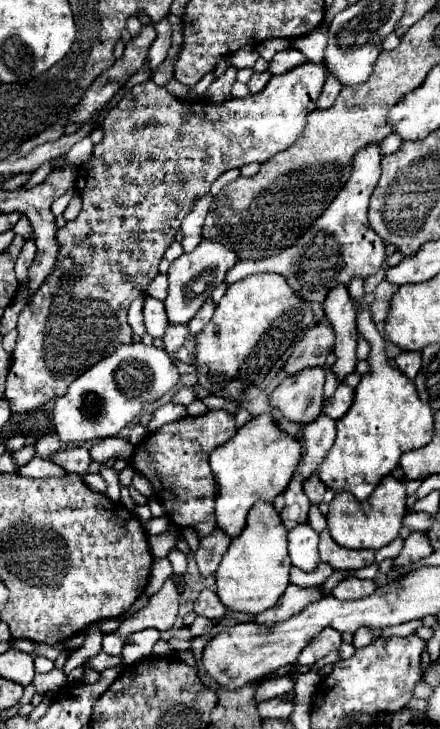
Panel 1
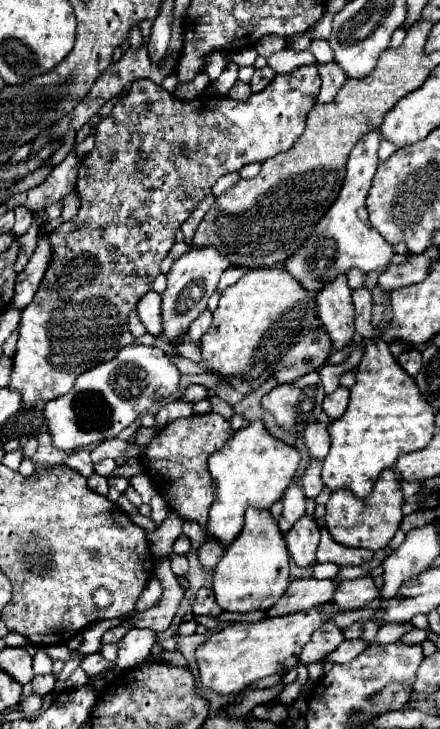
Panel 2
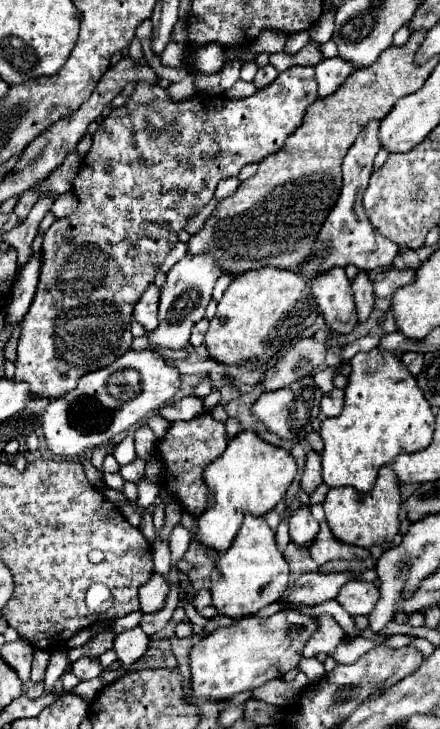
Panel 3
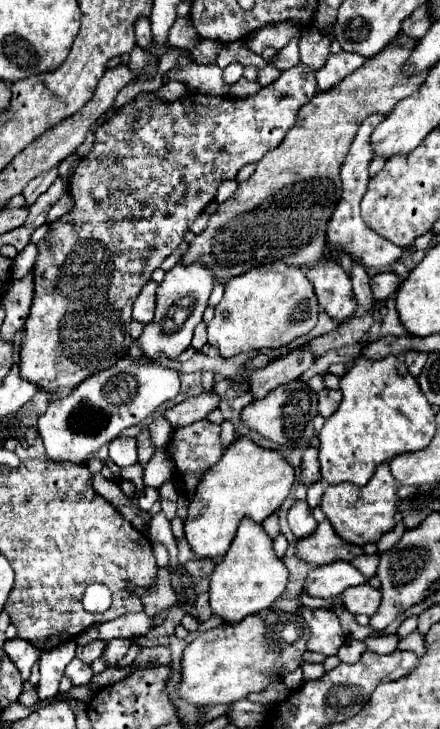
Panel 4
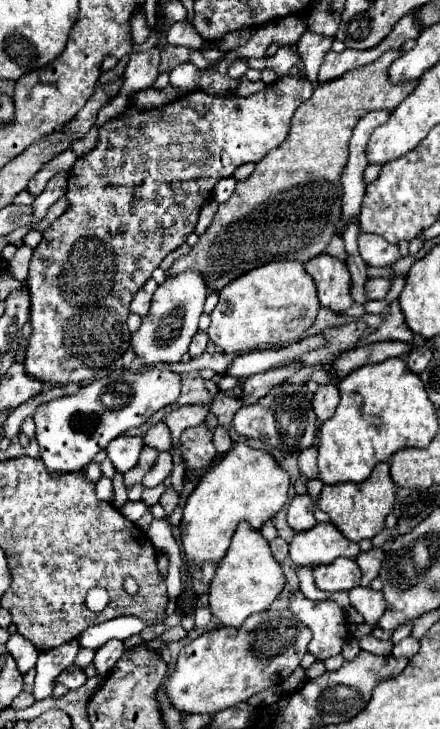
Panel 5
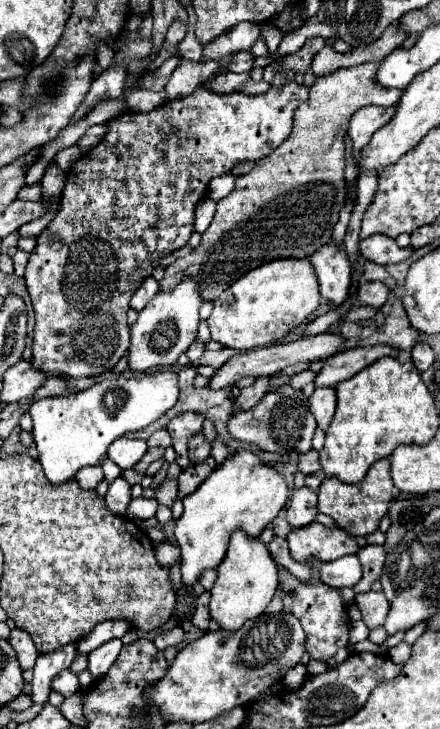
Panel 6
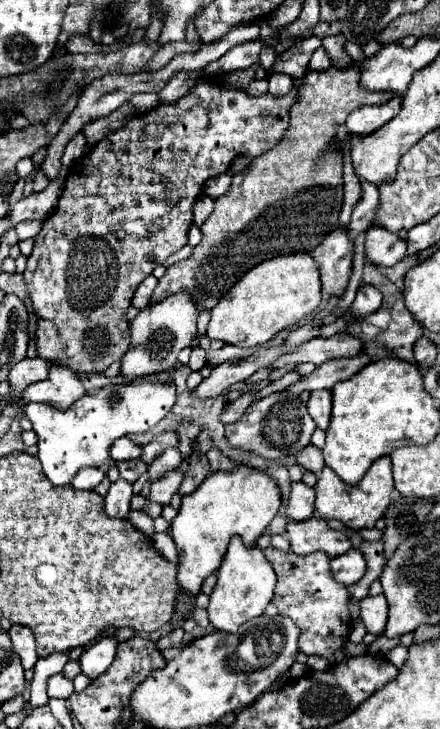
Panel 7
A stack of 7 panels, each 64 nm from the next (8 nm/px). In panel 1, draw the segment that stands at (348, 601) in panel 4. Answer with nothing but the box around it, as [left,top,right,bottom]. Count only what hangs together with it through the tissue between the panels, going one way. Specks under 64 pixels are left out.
[332,578,376,600]

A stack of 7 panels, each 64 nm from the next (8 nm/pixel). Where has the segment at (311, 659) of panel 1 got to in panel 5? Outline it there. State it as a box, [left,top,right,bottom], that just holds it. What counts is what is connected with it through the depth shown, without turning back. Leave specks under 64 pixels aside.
[288,590,350,660]

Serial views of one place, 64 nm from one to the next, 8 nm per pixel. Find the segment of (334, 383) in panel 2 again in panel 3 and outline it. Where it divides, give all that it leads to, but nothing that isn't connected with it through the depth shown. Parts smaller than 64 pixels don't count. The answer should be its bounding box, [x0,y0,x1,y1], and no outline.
[312,368,336,394]

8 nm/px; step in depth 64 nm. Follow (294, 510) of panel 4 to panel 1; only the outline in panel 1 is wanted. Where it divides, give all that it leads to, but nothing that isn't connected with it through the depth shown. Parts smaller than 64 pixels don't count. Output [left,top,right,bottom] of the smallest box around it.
[288,522,320,572]

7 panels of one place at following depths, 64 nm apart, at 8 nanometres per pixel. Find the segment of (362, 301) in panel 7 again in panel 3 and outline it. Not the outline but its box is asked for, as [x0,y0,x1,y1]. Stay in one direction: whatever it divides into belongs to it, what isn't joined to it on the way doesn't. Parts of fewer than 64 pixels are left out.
[374,268,414,298]

